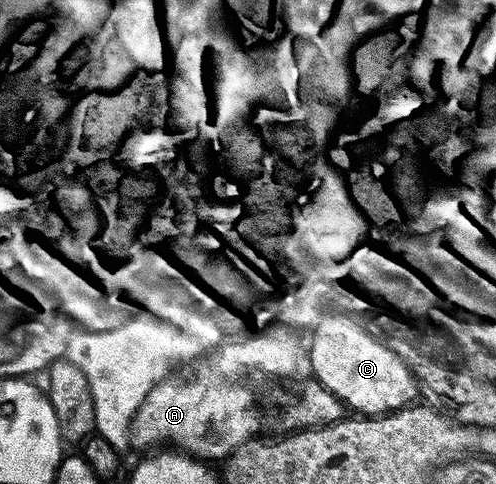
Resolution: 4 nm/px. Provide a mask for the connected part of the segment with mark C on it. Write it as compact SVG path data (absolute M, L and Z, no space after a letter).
M349 313L340 314L329 324L324 324L326 327L321 342L311 351L311 369L317 373L318 382L324 384L350 412L365 417L400 411L412 404L413 394L416 396L419 388L404 358L400 354L397 356L384 338L376 339L372 335L374 332L360 318Z

